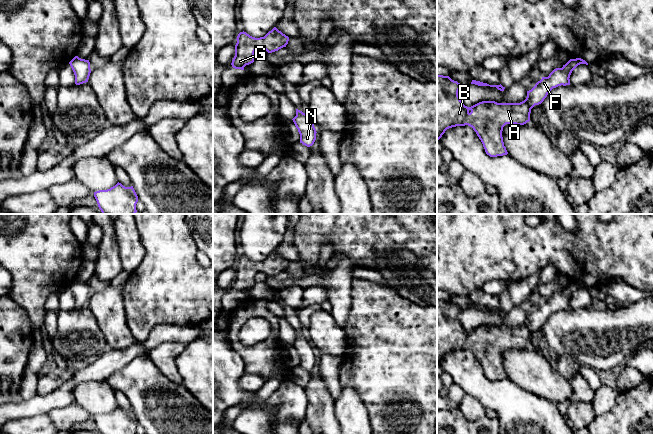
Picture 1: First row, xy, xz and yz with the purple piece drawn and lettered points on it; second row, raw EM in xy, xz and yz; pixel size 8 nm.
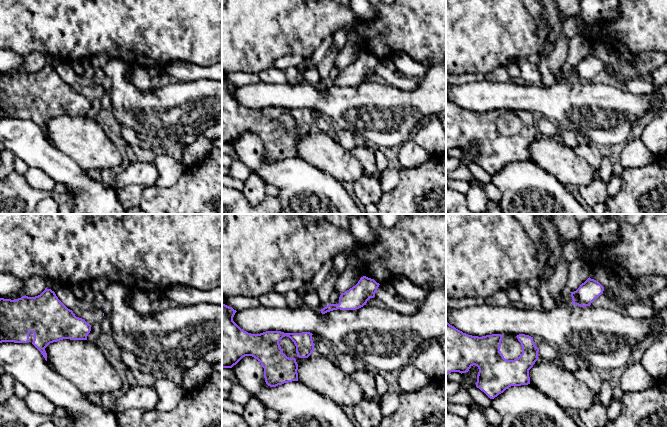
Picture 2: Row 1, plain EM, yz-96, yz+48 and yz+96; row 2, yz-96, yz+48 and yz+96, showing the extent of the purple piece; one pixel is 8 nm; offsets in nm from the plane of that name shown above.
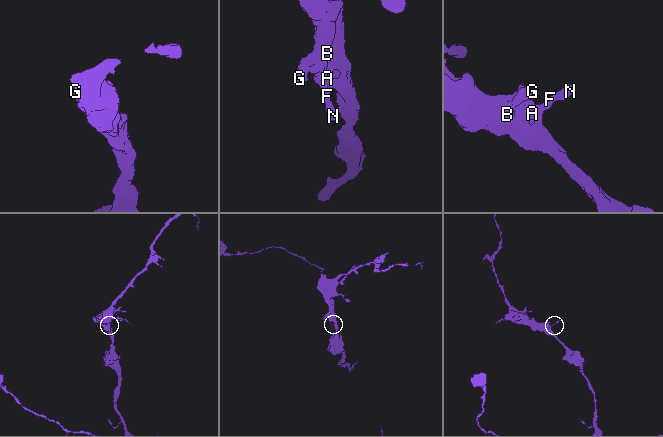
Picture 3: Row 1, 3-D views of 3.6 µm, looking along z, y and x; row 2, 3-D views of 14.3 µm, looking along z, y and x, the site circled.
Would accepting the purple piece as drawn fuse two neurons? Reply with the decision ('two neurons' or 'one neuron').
one neuron

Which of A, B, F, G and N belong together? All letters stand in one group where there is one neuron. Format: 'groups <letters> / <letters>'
groups A B F G N

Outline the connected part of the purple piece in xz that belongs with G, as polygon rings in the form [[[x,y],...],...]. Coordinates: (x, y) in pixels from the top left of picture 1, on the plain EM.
[[[274,251],[264,261],[255,262],[246,256],[240,256],[237,260],[235,269],[235,280],[232,284],[232,291],[244,294],[246,289],[254,286],[256,283],[254,276],[256,273],[264,273],[268,277],[278,275],[286,271],[289,261]]]

